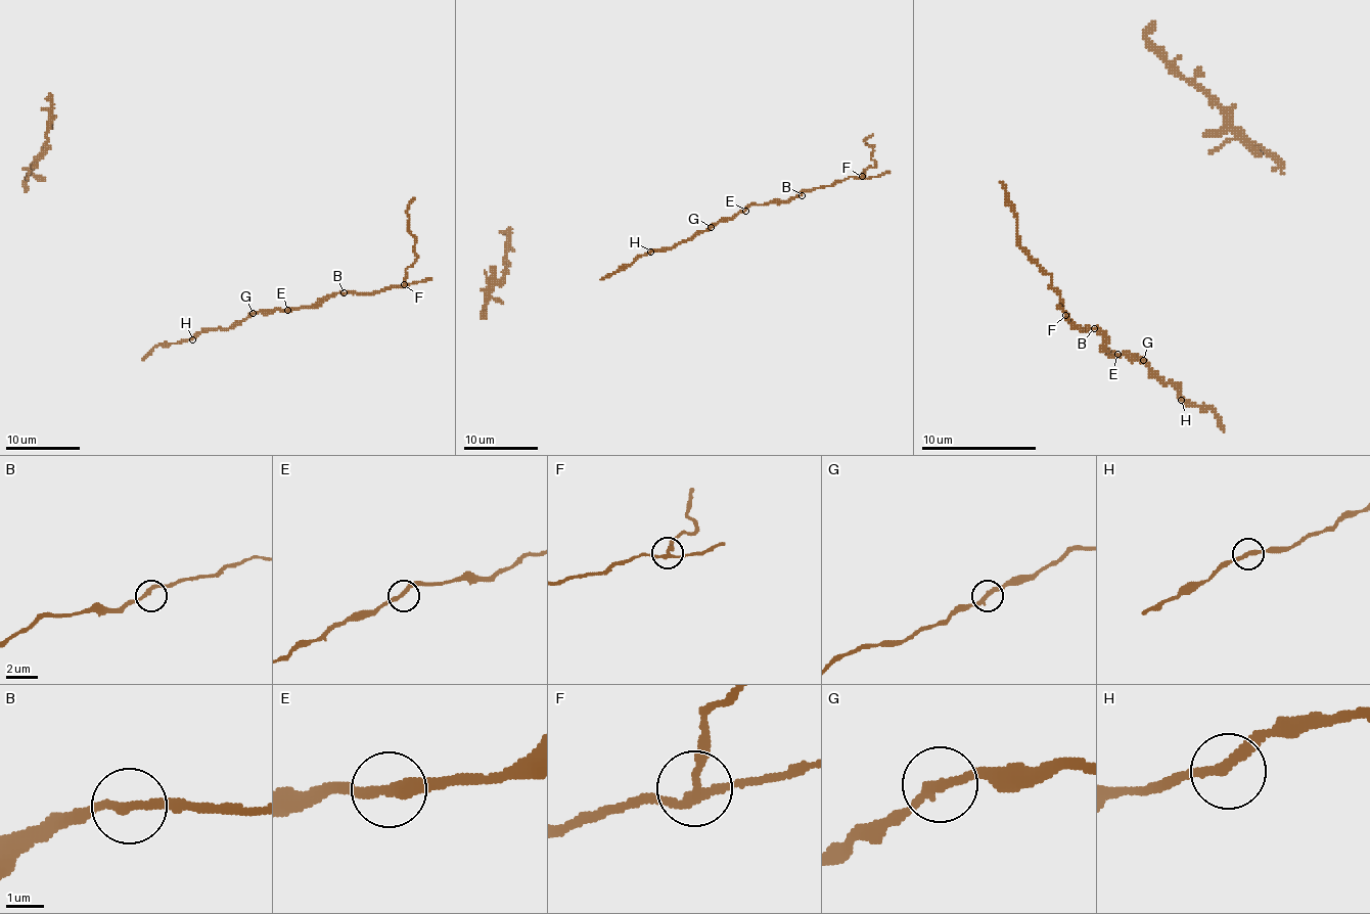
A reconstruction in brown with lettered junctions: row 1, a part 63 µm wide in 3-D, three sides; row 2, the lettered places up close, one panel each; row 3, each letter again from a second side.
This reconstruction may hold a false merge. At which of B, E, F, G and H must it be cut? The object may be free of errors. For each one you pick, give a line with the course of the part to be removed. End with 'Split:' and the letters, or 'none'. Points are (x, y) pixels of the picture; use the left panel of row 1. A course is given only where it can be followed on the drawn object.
F: Course of the part to remove: (404, 283), (405, 270), (416, 258), (407, 207), (415, 197)
Split: F

